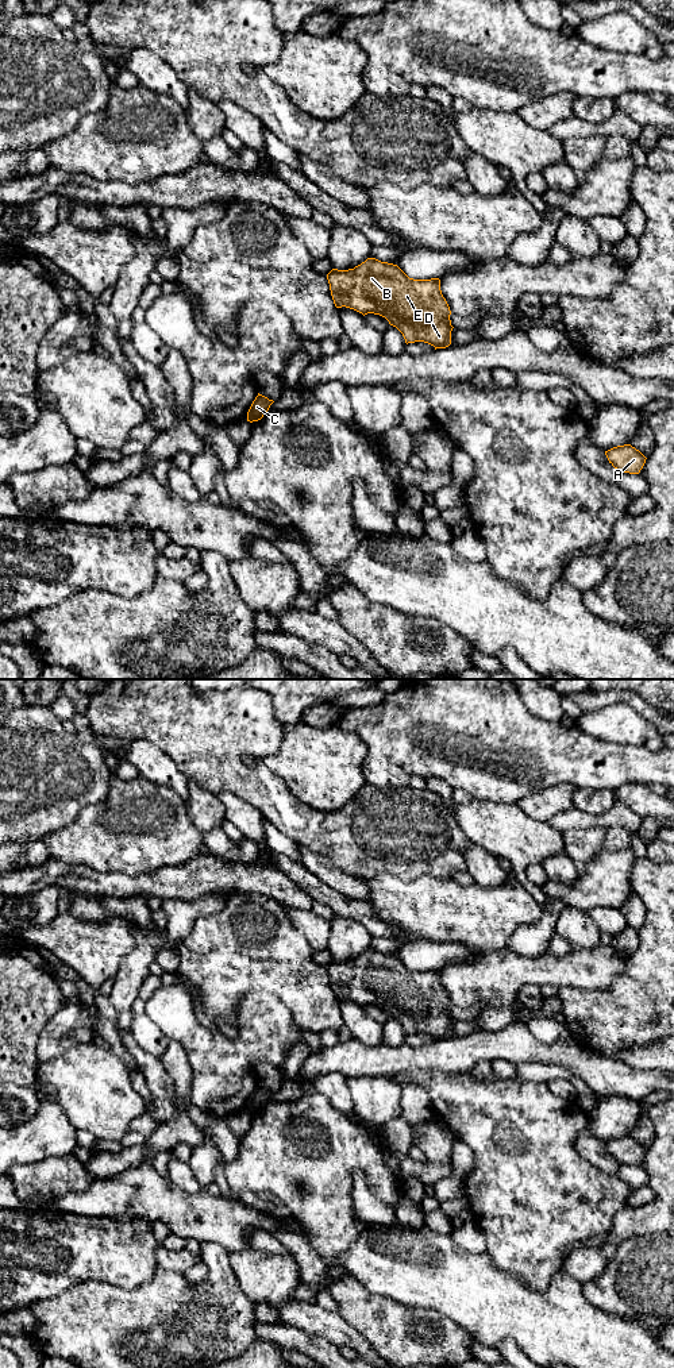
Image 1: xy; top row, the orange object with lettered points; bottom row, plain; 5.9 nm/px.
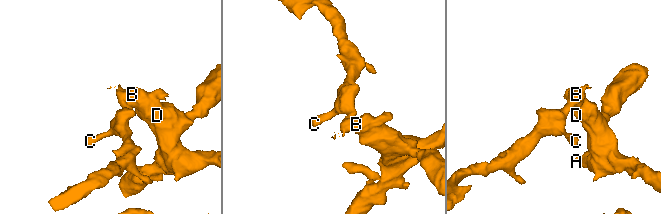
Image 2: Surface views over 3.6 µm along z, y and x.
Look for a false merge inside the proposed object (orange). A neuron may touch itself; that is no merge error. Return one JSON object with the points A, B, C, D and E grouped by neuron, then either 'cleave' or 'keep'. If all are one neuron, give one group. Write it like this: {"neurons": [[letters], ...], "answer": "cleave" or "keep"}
{"neurons": [["A", "B", "C", "D", "E"]], "answer": "keep"}

